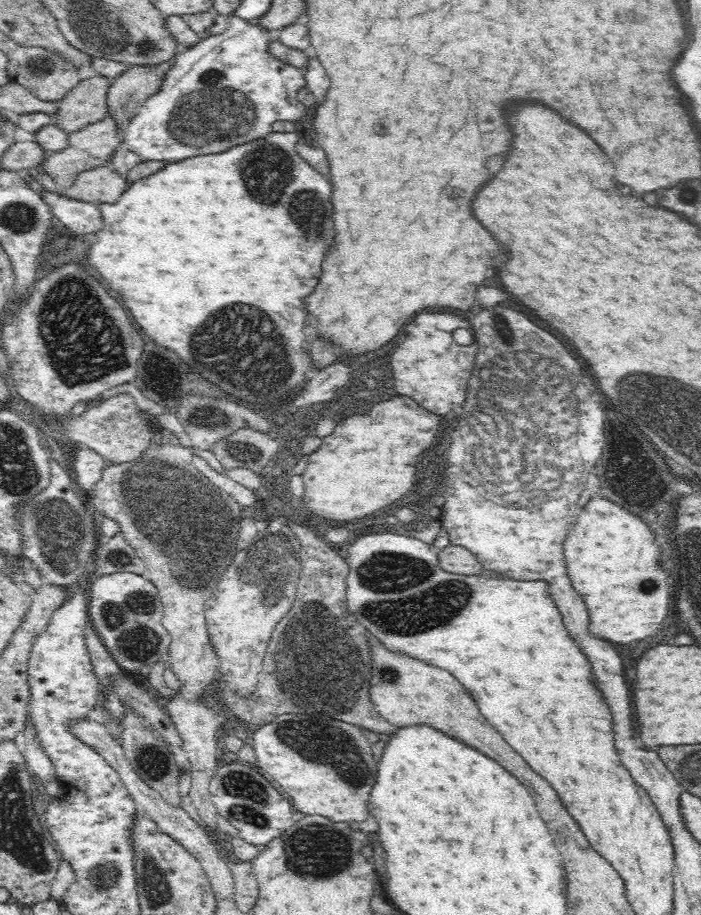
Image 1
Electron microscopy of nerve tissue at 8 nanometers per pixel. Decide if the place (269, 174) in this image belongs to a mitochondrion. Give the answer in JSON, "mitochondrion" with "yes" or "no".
{"mitochondrion":"yes"}

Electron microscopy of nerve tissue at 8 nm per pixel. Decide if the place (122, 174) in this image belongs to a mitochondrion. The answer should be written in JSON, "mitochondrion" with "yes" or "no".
{"mitochondrion":"no"}

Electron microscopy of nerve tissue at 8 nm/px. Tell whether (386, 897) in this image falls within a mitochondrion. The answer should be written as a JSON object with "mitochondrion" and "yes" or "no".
{"mitochondrion":"no"}

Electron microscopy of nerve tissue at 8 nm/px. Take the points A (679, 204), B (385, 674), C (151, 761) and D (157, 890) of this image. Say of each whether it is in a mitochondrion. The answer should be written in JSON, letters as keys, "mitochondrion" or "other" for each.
{"A":"mitochondrion","B":"mitochondrion","C":"mitochondrion","D":"mitochondrion"}

